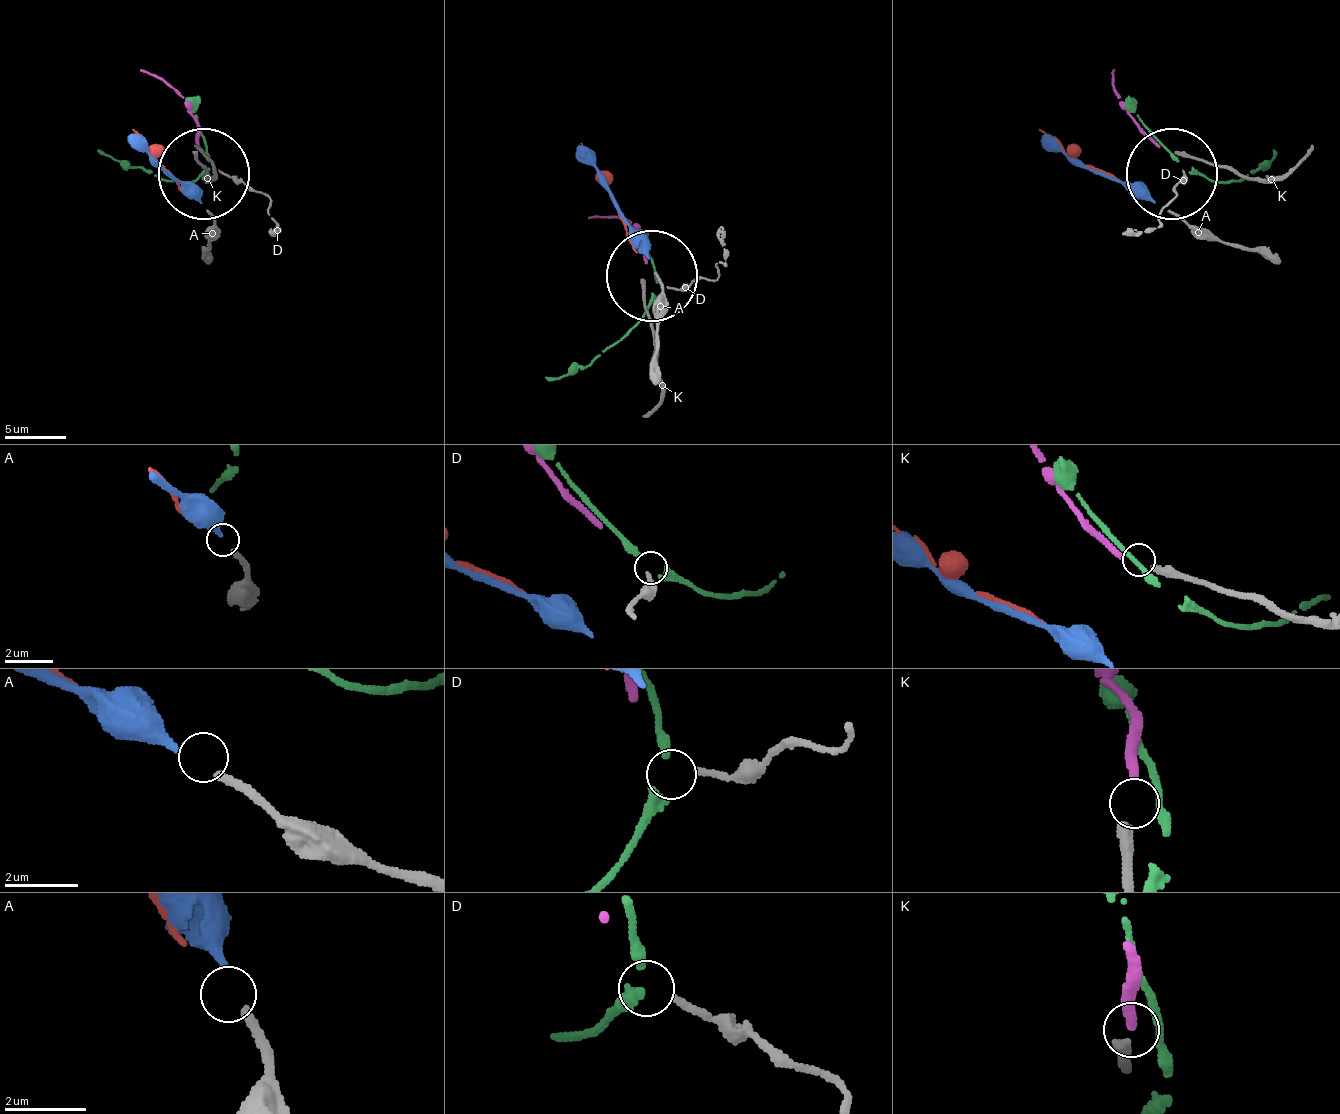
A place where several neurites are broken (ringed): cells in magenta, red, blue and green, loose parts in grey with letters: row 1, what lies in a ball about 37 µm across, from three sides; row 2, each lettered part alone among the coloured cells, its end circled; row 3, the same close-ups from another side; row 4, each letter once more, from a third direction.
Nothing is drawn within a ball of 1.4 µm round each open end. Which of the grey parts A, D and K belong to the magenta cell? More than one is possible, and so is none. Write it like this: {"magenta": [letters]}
{"magenta": ["K"]}

